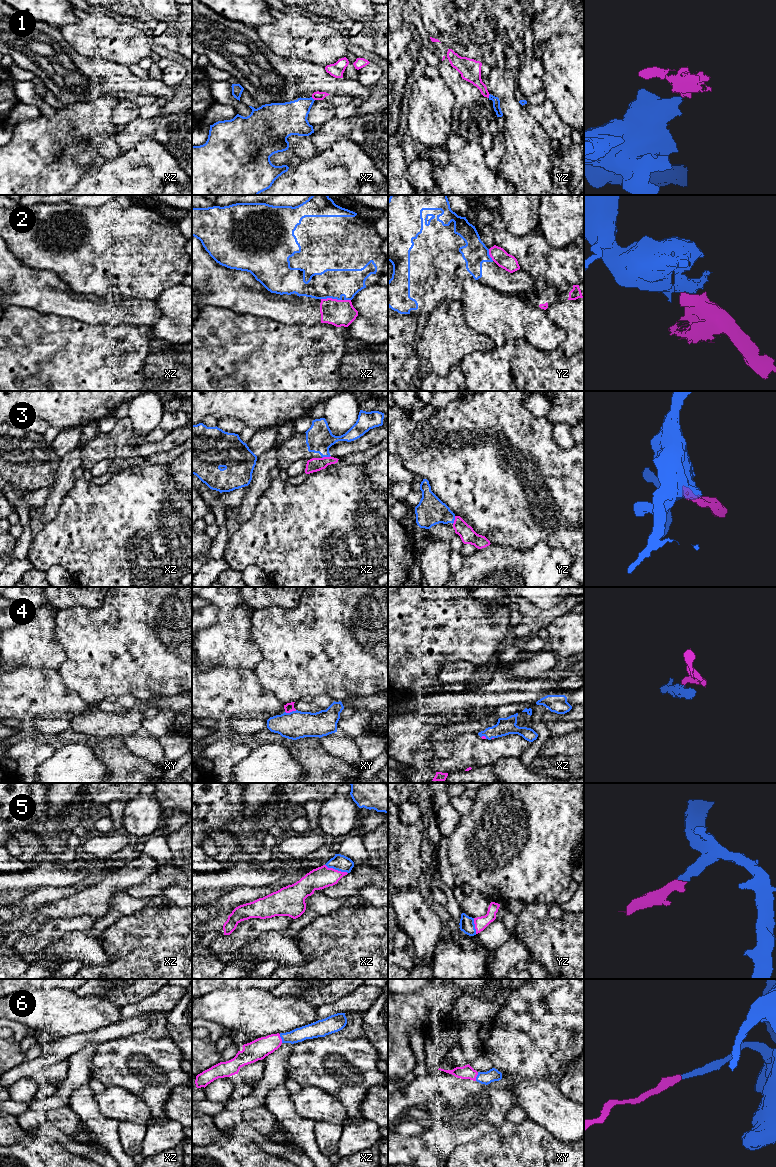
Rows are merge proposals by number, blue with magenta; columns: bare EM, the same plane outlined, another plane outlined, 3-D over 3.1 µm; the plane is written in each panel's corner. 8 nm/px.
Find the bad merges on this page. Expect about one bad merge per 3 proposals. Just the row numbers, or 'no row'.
1, 2

